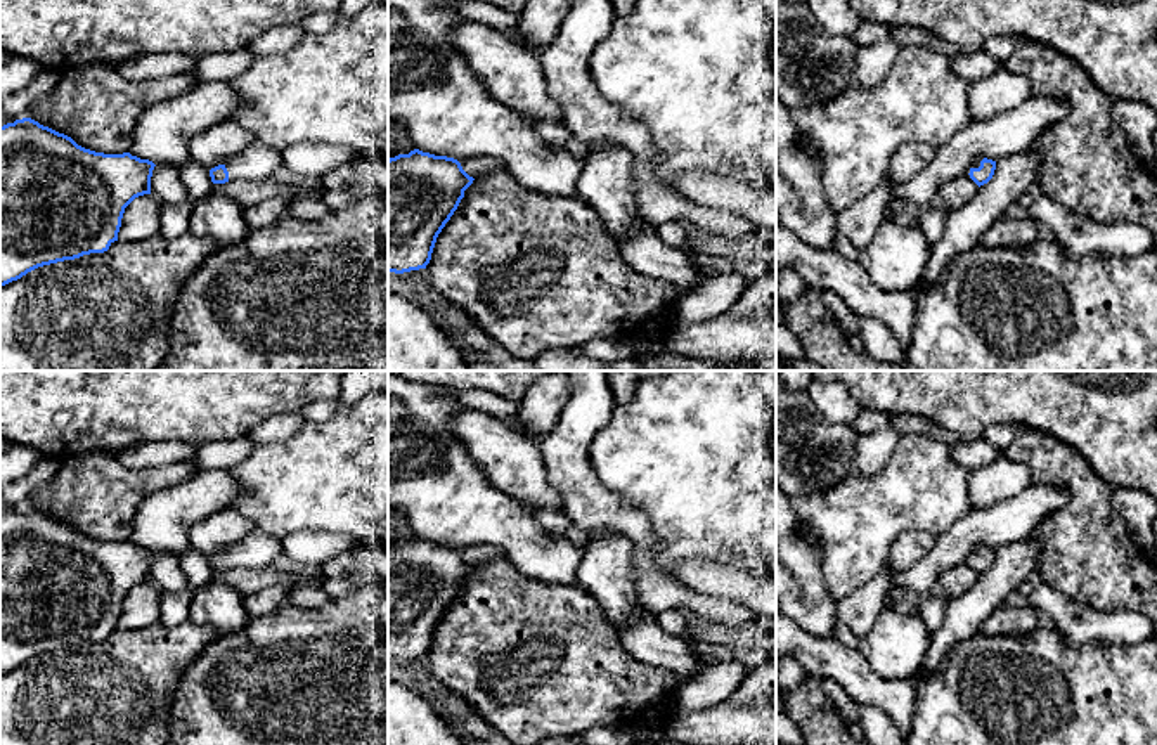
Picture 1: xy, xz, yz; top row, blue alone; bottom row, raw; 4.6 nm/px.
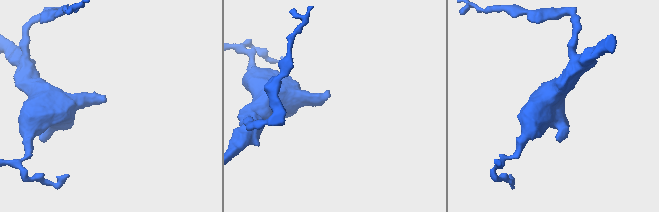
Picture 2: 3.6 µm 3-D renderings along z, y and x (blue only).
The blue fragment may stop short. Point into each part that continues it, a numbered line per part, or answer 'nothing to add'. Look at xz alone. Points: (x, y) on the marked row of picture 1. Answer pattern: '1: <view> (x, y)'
nothing to add

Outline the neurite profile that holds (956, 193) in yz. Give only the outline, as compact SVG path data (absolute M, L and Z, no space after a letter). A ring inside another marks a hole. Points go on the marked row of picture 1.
M968 173L958 175L939 187L939 194L949 210L965 206L977 194L977 191L979 185Z

